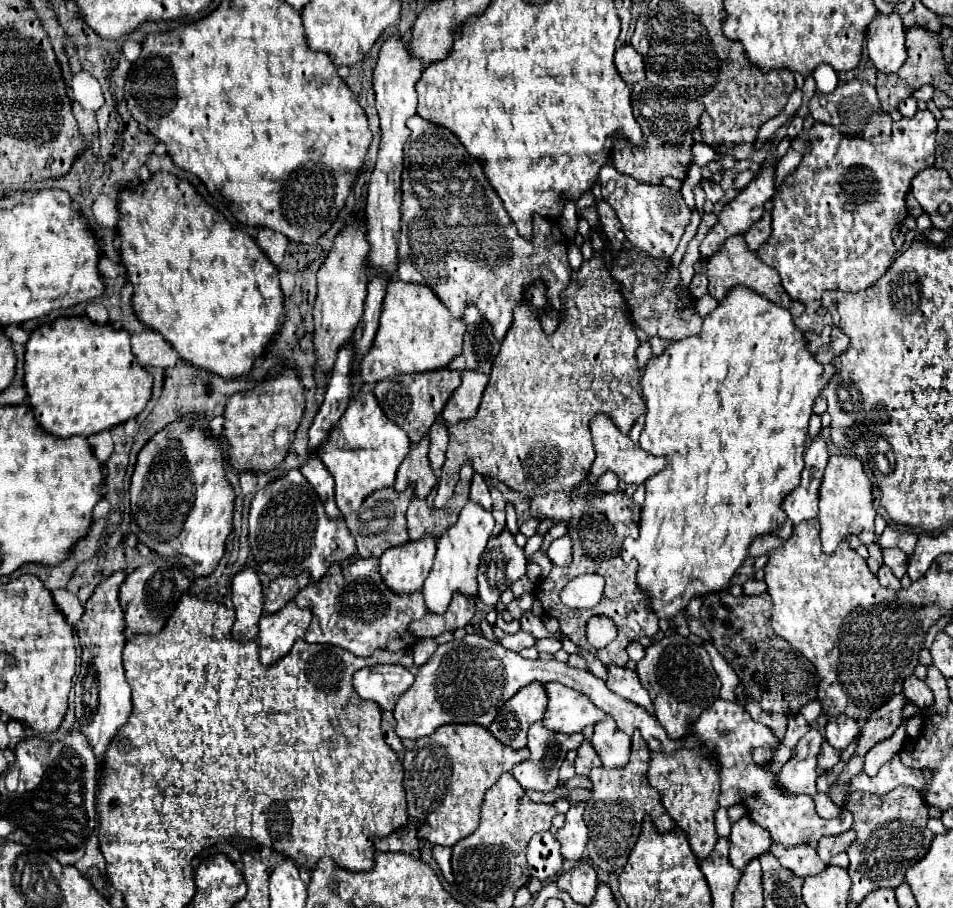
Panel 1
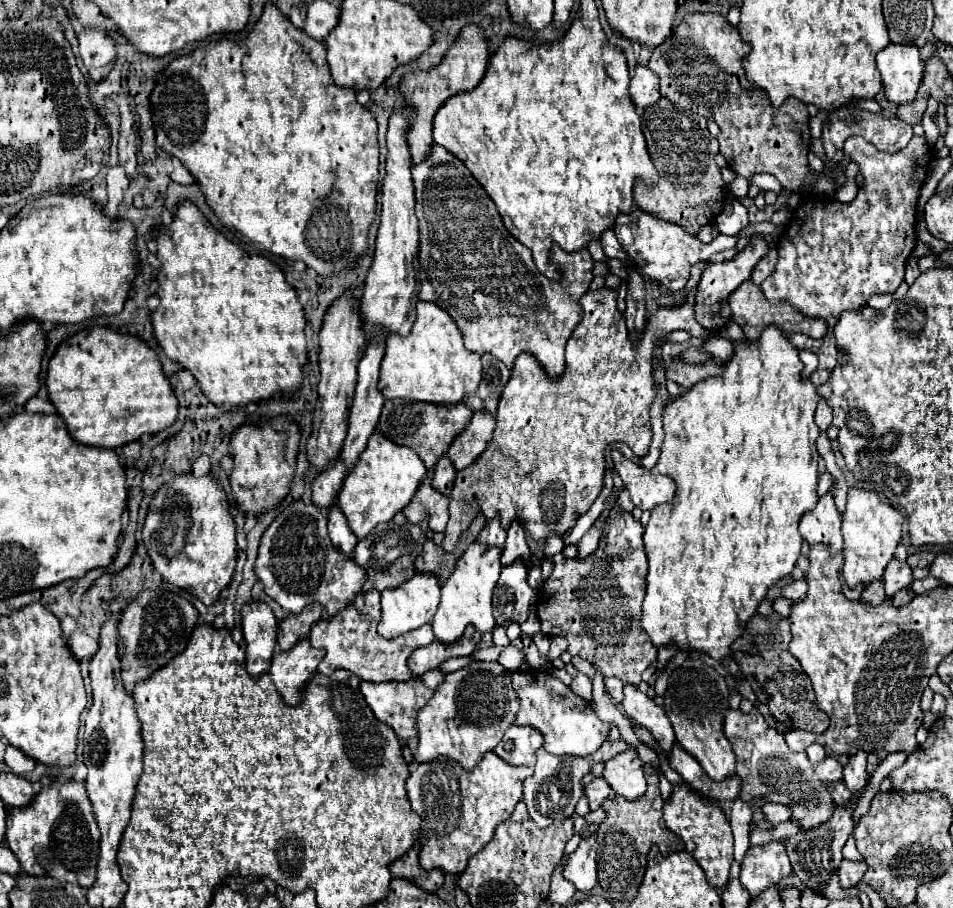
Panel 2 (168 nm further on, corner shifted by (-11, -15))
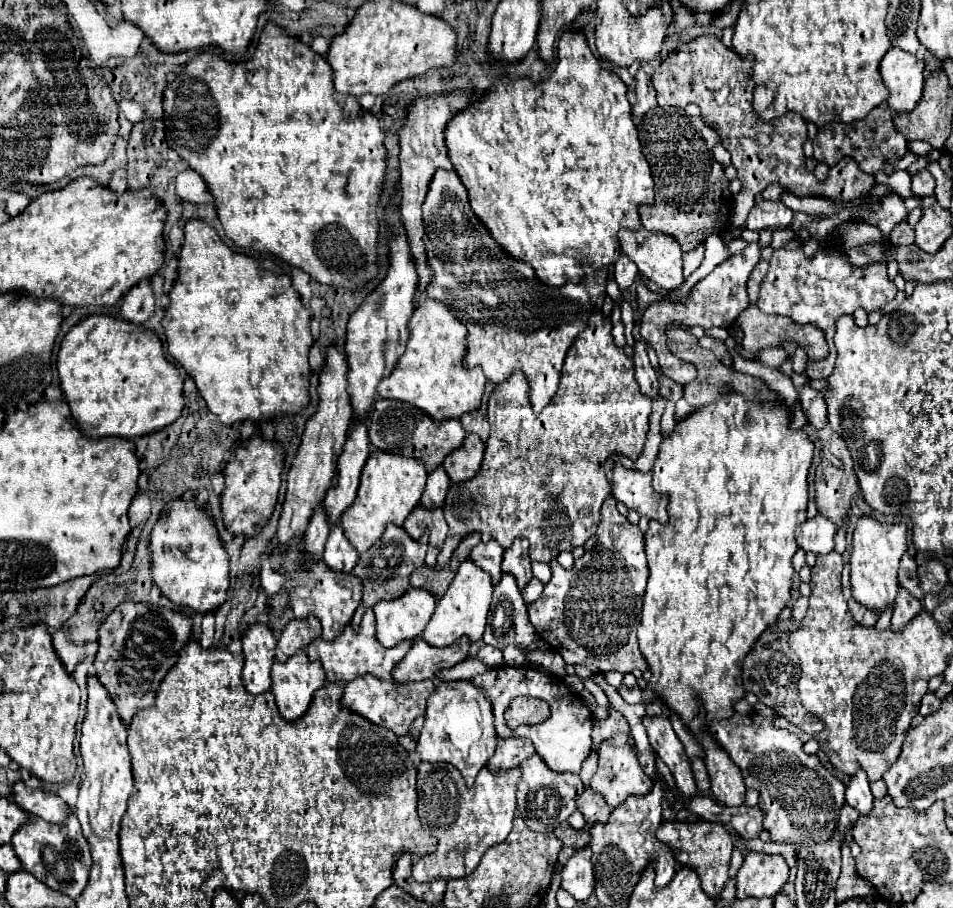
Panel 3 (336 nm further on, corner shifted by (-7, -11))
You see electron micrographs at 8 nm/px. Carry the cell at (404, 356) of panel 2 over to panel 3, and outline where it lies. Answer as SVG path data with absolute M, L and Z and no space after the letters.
M422 299L410 323L410 337L404 355L398 359L390 379L382 379L378 393L384 399L396 399L422 409L434 421L460 419L460 415L476 411L482 405L486 377L482 369L464 371L462 355L466 351L466 327L438 301Z

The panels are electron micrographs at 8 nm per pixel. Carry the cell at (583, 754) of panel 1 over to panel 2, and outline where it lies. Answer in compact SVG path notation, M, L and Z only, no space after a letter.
M596 777L594 781L590 781L590 783L586 785L584 793L586 793L586 799L588 799L588 803L590 803L590 809L598 809L606 797L614 797L614 791L612 791L612 787L606 783L604 777Z

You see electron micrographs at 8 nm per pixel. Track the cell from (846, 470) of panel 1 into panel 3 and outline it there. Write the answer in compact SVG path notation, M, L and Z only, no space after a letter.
M860 517L852 537L852 555L850 555L850 581L852 597L874 613L882 613L896 605L900 591L898 581L898 563L908 549L906 525L884 525L872 517Z

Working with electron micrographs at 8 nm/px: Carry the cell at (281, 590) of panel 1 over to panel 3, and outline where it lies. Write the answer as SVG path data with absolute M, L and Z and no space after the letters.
M294 619L290 621L284 631L282 637L278 641L276 647L276 661L284 663L288 661L296 651L306 649L316 637L320 637L320 631L310 631L310 623L306 619Z

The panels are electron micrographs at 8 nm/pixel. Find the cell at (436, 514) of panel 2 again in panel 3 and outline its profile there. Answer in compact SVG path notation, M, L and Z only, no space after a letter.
M416 507L416 511L410 513L410 519L406 519L404 531L412 539L420 539L424 533L428 533L428 543L436 549L442 549L444 539L448 535L448 525L444 521L442 509L422 511L422 507Z

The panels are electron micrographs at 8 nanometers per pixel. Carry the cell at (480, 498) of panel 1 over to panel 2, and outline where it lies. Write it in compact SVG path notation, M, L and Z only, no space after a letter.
M496 515L494 519L490 519L484 529L478 535L480 543L490 543L490 545L498 545L500 549L504 547L504 539L506 539L506 531L500 525L500 515Z

